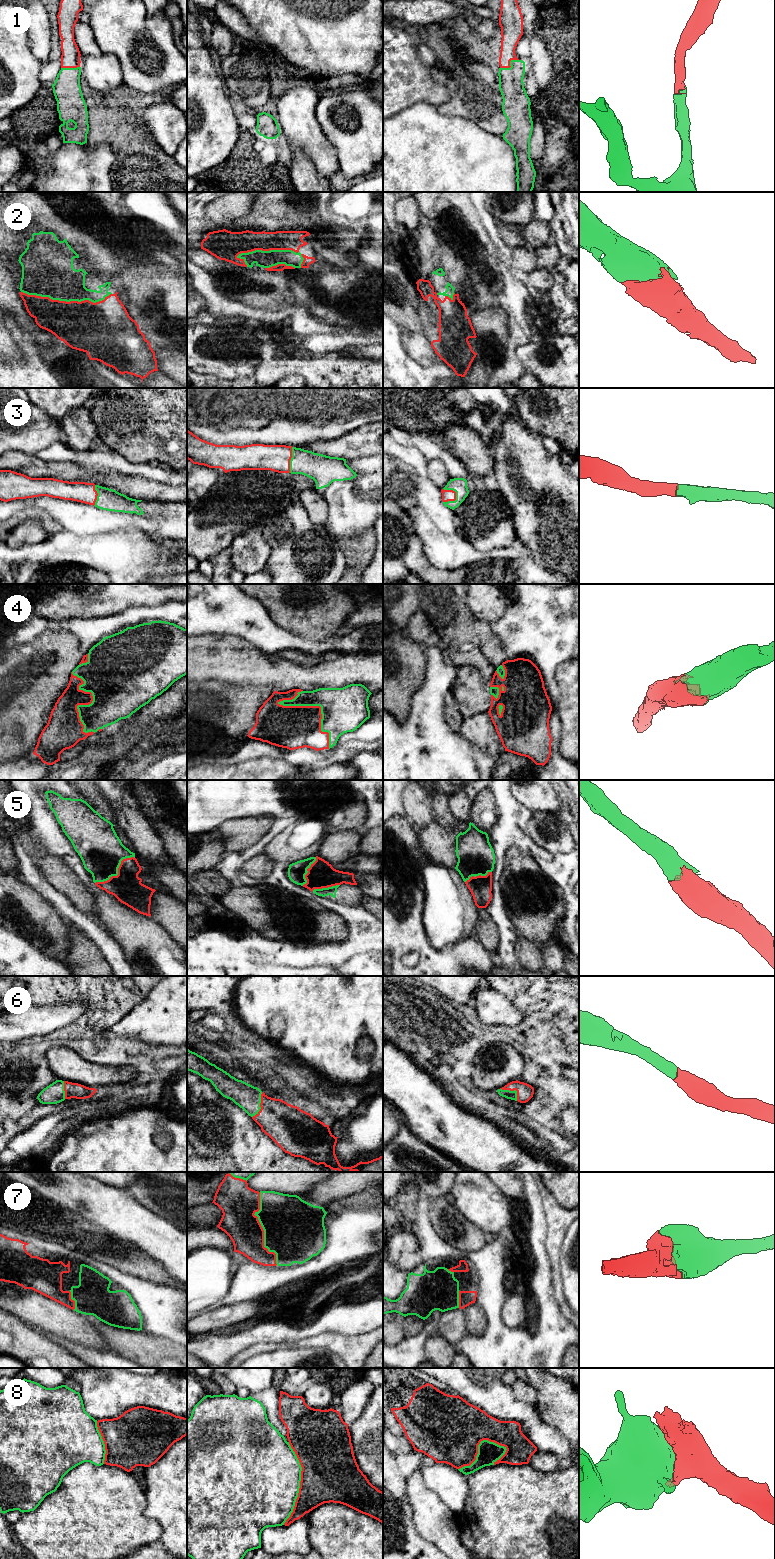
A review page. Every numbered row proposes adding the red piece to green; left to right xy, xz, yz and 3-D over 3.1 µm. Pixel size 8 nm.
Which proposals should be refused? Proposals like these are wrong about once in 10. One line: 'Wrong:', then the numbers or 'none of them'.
Wrong: 8

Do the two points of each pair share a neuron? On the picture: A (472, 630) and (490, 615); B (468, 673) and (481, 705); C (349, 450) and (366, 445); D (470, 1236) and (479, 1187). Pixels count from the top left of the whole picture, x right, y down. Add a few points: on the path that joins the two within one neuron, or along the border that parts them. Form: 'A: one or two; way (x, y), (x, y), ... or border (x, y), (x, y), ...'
A: two; border (467, 604), (471, 613), (480, 622), (489, 624)
B: one; way (469, 681), (469, 689), (474, 697)
C: one; way (353, 446), (362, 445)
D: two; border (455, 1206), (484, 1233)

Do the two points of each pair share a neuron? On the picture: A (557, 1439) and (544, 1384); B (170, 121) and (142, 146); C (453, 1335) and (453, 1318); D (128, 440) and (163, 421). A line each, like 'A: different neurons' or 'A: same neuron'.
A: different neurons
B: different neurons
C: same neuron
D: same neuron

